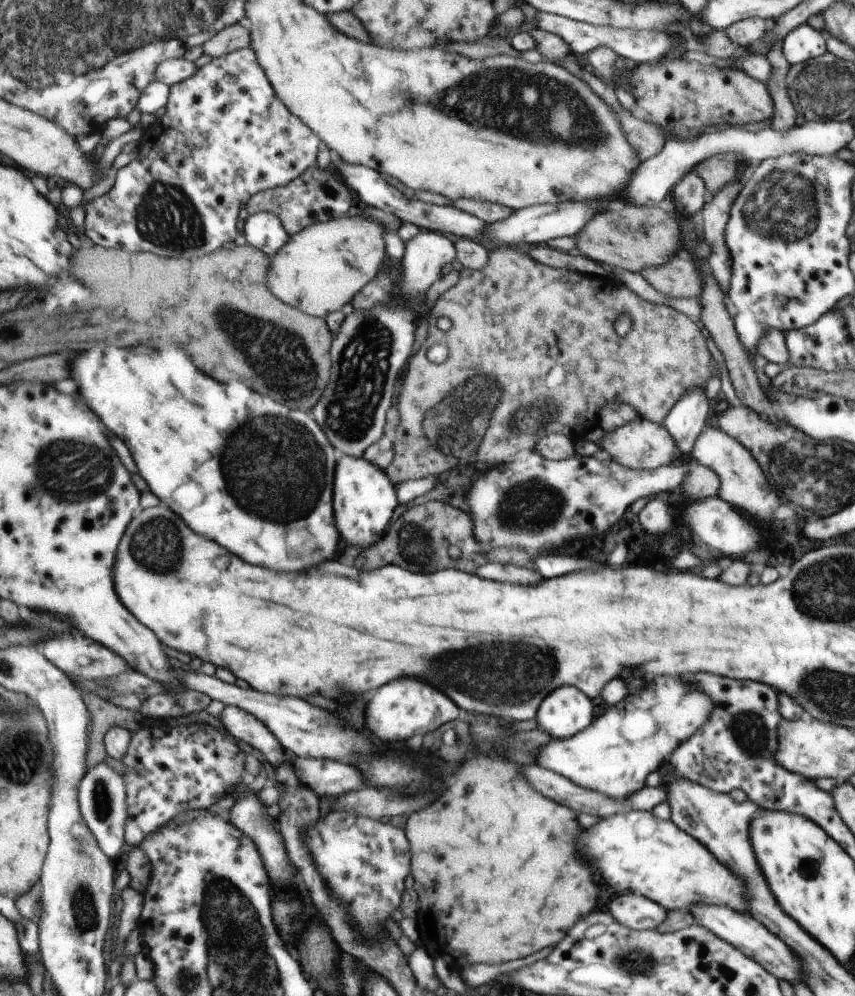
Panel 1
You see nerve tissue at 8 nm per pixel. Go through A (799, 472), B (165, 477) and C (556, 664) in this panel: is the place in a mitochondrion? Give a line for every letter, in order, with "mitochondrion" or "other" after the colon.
A: mitochondrion
B: other
C: mitochondrion

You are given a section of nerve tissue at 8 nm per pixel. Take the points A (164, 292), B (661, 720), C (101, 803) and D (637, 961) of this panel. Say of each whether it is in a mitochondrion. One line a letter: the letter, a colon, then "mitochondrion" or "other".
A: other
B: other
C: mitochondrion
D: mitochondrion

